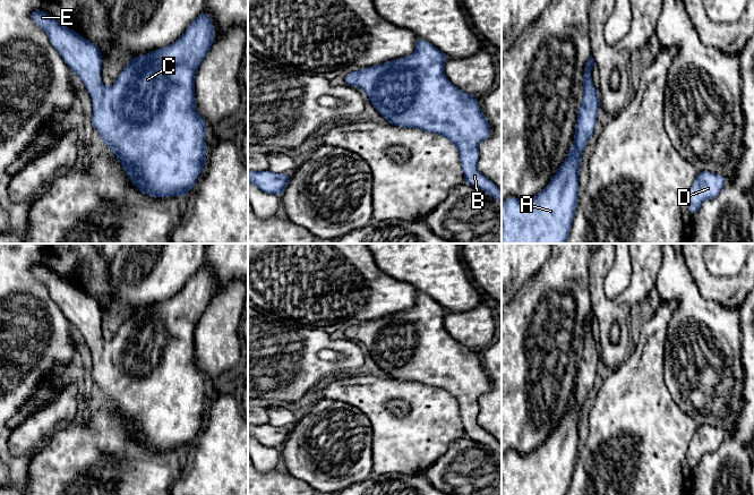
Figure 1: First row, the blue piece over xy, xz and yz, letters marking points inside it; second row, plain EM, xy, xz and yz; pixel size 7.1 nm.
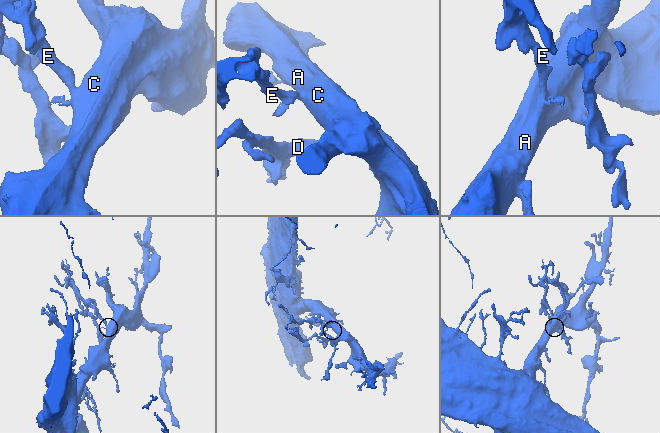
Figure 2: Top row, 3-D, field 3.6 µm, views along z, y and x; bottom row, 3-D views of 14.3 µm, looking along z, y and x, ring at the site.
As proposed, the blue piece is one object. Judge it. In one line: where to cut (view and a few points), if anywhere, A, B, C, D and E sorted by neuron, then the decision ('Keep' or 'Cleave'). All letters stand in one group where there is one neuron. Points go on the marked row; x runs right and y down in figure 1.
No split. Groups: A B C D E. Keep

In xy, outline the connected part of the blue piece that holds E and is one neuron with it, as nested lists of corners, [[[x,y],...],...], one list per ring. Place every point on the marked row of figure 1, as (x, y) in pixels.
[[[32,10],[31,17],[45,31],[53,48],[87,87],[93,100],[92,125],[101,135],[102,142],[111,147],[129,180],[149,197],[185,198],[205,169],[207,155],[205,143],[207,125],[196,111],[195,76],[215,40],[215,29],[209,15],[200,14],[171,45],[130,59],[111,87],[103,86],[101,77],[103,58],[96,44],[62,25],[45,11]]]

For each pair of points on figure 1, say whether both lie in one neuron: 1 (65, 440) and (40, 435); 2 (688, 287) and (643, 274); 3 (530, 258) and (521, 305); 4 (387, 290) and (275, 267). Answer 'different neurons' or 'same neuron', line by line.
1: different neurons
2: different neurons
3: different neurons
4: same neuron

